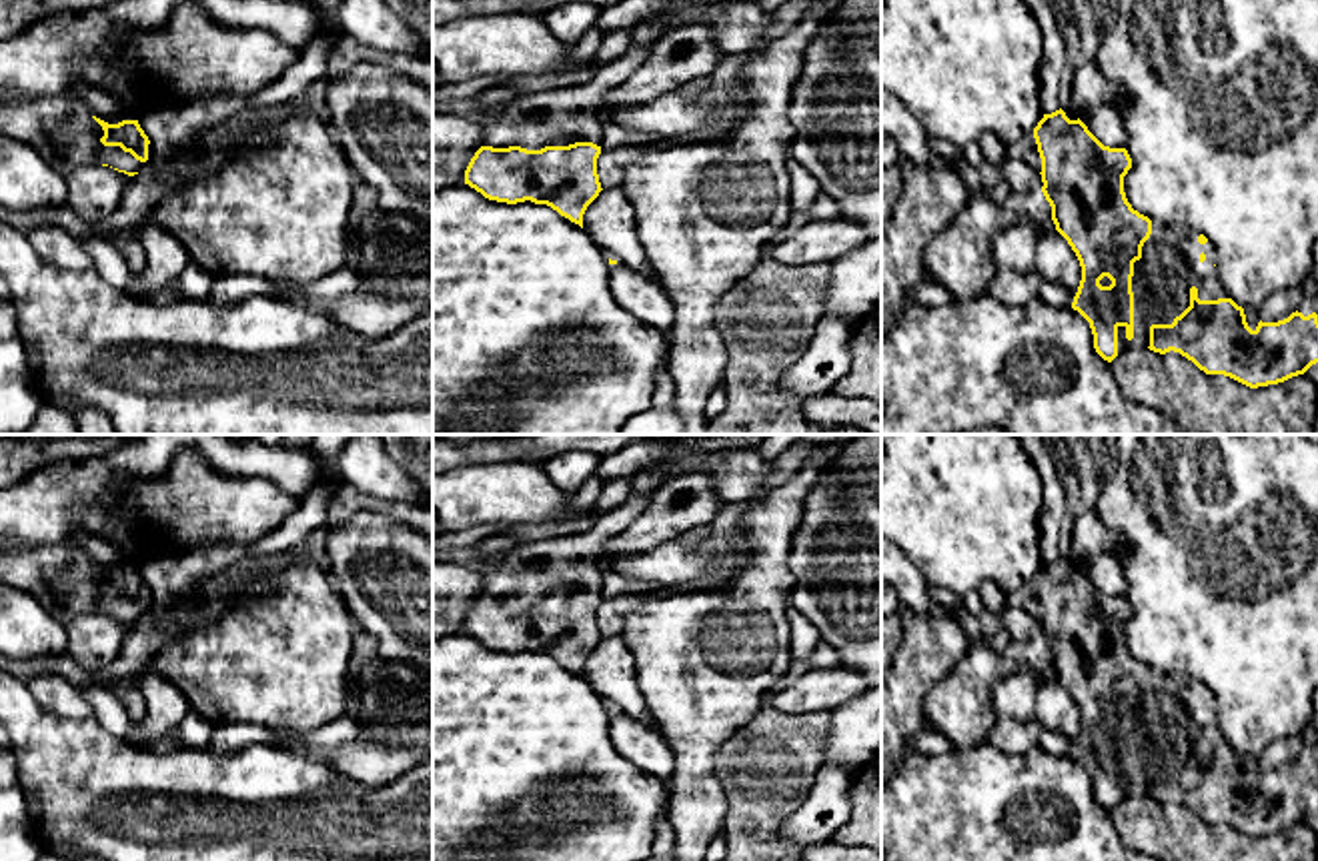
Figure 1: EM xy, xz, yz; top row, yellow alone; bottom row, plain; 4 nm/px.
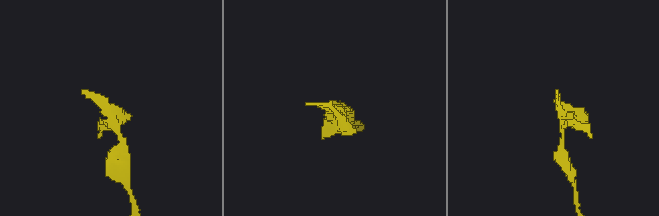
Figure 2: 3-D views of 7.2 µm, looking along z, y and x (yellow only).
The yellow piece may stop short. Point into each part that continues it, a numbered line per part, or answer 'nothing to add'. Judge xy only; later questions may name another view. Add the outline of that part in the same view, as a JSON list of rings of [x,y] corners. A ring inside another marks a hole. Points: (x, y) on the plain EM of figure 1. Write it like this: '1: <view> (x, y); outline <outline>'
1: xy (61, 577); outline [[[0,541],[0,581],[34,595],[62,623],[102,613],[140,621],[152,603],[148,593],[148,609],[140,611],[120,595],[104,595],[104,579],[84,551],[64,543],[20,547]]]

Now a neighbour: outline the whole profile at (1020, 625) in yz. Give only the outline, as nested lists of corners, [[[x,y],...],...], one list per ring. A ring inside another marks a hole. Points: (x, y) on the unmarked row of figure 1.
[[[1008,603],[1000,619],[1012,641],[1042,639],[1044,635],[1042,623],[1018,605]]]

